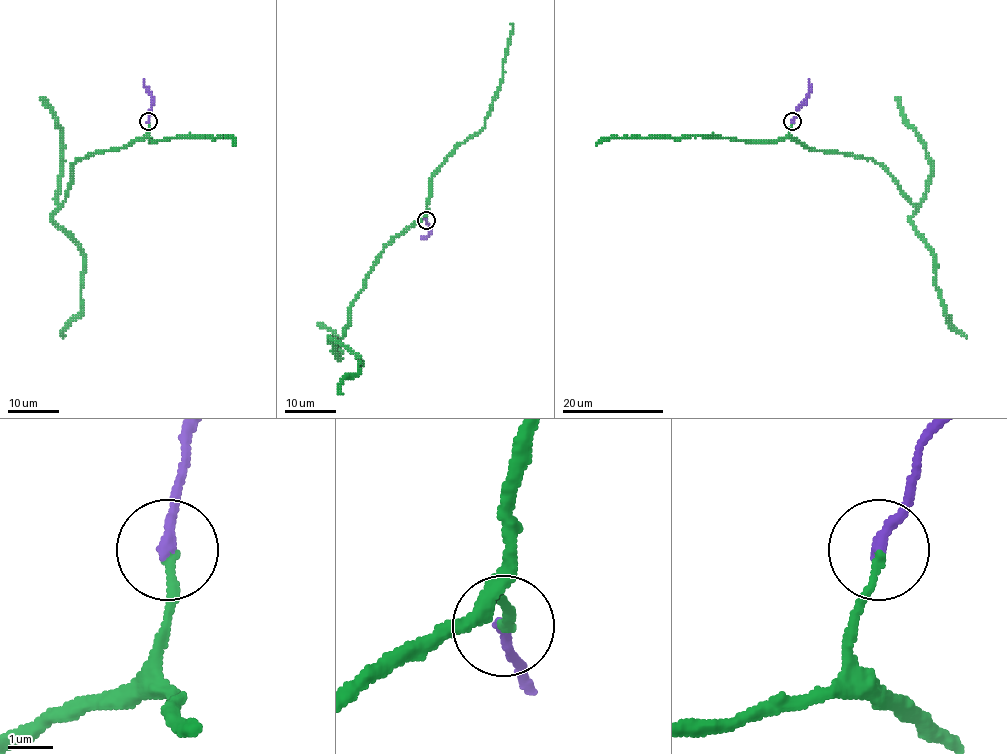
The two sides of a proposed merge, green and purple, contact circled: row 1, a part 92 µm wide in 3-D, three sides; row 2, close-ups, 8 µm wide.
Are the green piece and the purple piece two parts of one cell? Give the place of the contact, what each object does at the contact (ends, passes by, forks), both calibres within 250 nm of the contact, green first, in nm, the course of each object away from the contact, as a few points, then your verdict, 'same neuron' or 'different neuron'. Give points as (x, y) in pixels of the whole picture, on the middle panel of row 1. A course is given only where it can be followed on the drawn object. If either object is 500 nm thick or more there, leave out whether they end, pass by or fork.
(426, 220) | green ends | purple ends | 190/260 nm | green via (426, 219), (384, 248), (343, 336), (328, 338), (361, 360), (342, 394) | purple via (426, 219), (429, 234), (424, 238), (421, 236) | same neuron

